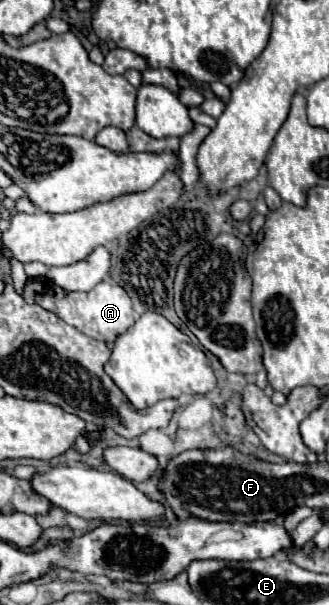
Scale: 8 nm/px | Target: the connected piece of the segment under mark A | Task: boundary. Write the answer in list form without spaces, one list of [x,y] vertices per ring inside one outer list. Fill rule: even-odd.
[[[27,281],[23,299],[27,303],[39,303],[41,307],[53,311],[57,317],[61,317],[65,323],[79,329],[81,333],[105,341],[109,345],[135,323],[135,313],[129,295],[125,293],[125,289],[121,289],[119,285],[111,285],[109,281],[101,281],[95,289],[87,293],[65,293],[65,291],[57,293],[57,287],[49,287],[49,291],[43,295],[43,301],[39,301],[39,291],[43,291],[41,281]]]

